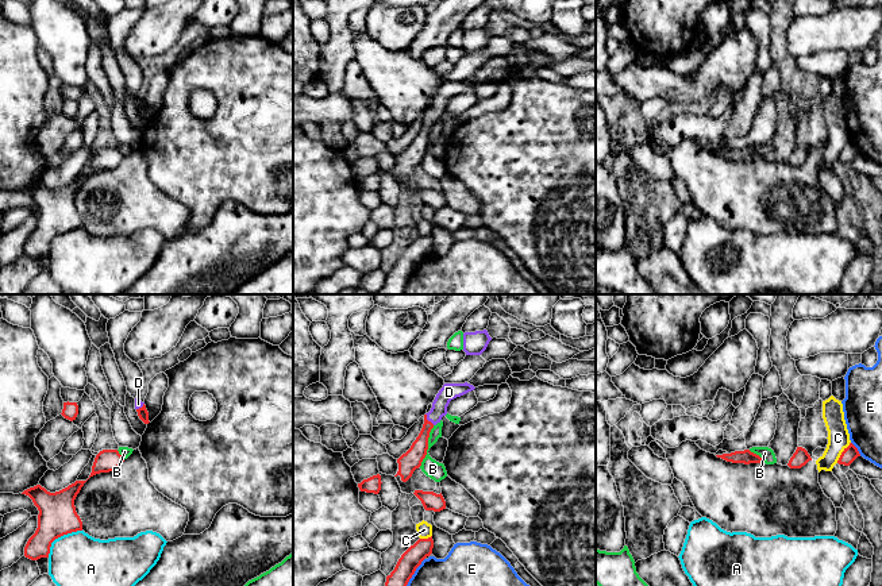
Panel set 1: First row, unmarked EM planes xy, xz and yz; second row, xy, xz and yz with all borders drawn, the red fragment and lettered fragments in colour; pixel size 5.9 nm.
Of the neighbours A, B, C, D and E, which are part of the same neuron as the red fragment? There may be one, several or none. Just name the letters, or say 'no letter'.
D

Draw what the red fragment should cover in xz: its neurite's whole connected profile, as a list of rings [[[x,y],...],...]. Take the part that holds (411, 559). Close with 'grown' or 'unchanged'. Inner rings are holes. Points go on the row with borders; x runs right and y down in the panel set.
[[[419,539],[398,559],[394,570],[386,577],[385,586],[407,586],[416,568],[432,554],[434,540]]]; unchanged

